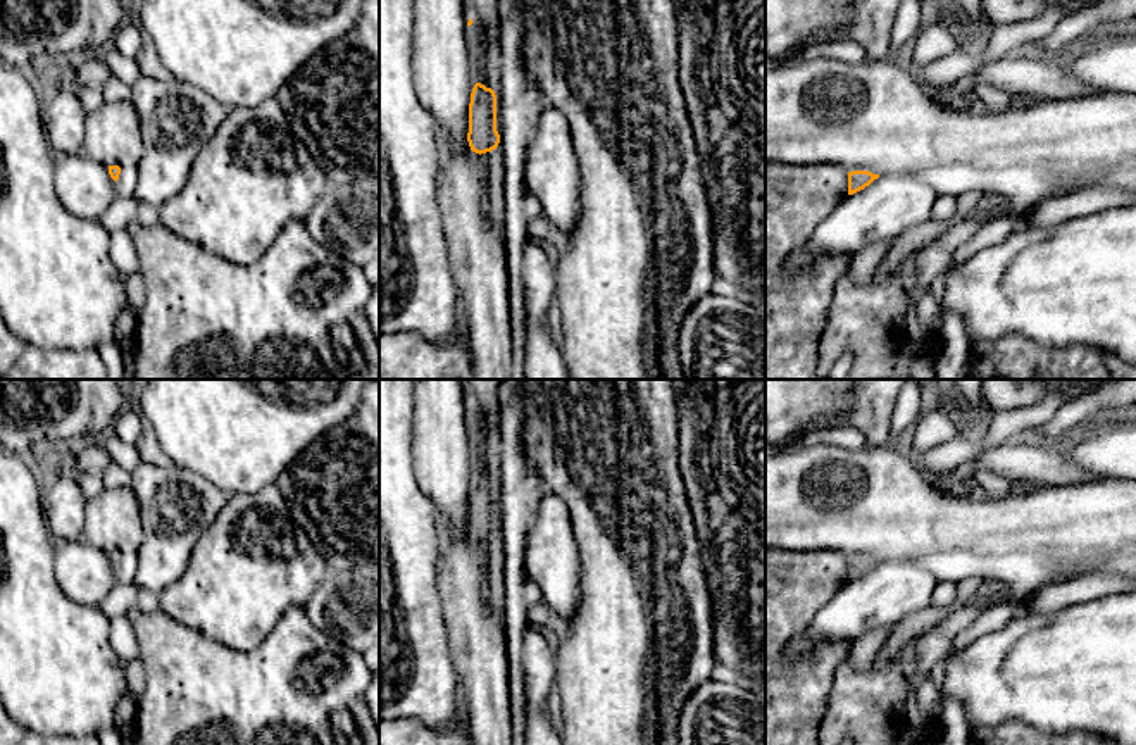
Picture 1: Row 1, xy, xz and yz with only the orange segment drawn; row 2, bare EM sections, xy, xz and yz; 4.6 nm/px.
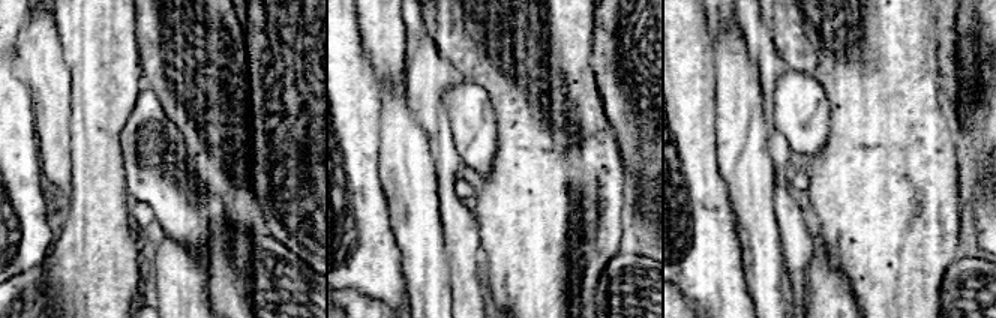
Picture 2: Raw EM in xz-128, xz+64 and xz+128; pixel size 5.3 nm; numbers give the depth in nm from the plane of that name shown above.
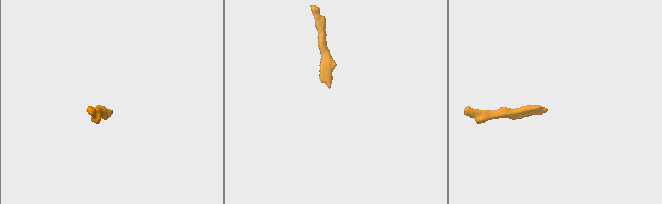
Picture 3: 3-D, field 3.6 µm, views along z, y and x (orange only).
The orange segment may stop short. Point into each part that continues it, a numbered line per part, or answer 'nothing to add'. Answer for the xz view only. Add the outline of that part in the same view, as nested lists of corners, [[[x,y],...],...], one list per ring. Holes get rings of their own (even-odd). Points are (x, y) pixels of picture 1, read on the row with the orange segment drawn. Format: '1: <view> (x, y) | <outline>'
nothing to add

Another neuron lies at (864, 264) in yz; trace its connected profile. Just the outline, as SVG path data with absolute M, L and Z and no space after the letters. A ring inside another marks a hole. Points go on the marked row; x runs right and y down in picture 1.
M877 241L852 257L845 272L853 283L867 281L877 269L879 262L889 254L893 241Z

